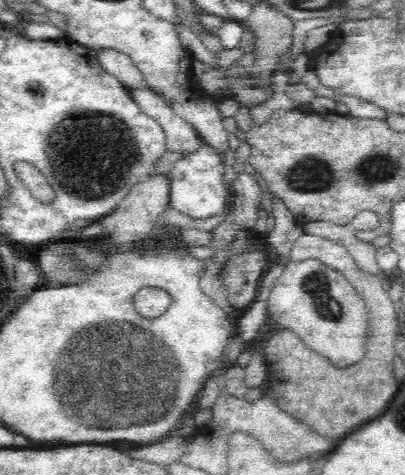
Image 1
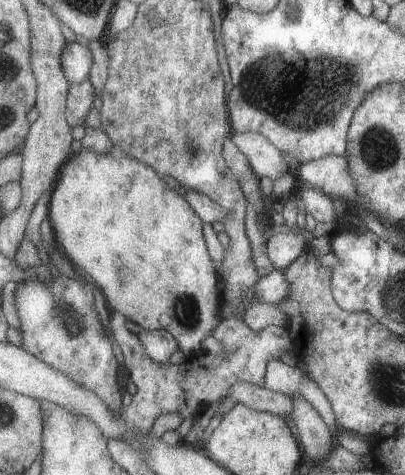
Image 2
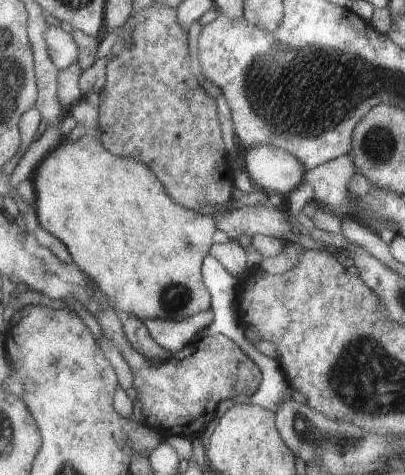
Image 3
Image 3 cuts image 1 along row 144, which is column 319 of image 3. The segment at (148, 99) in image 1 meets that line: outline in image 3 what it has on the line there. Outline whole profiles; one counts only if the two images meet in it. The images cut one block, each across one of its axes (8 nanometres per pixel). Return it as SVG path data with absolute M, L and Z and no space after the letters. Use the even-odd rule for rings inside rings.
M351 154L329 160L317 168L303 172L303 182L307 182L315 192L315 202L323 206L341 206L347 210L347 216L353 218L355 206L347 192L347 182L355 174Z

